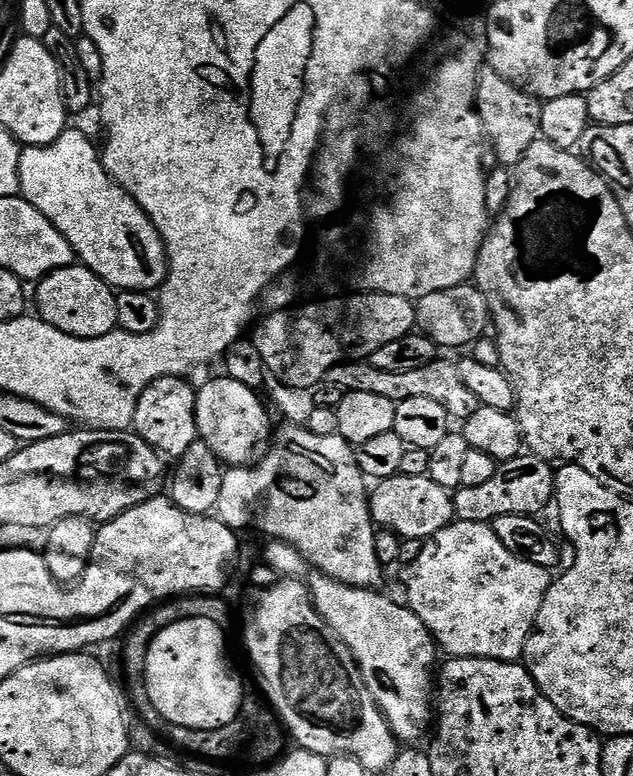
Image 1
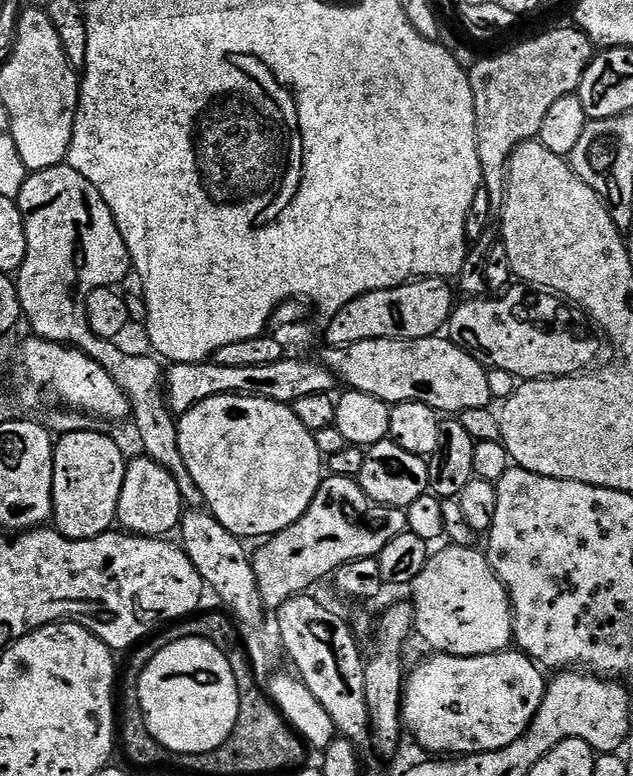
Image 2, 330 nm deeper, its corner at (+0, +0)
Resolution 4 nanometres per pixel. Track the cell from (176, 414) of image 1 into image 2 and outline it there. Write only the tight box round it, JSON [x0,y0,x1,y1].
[116,454,186,537]

